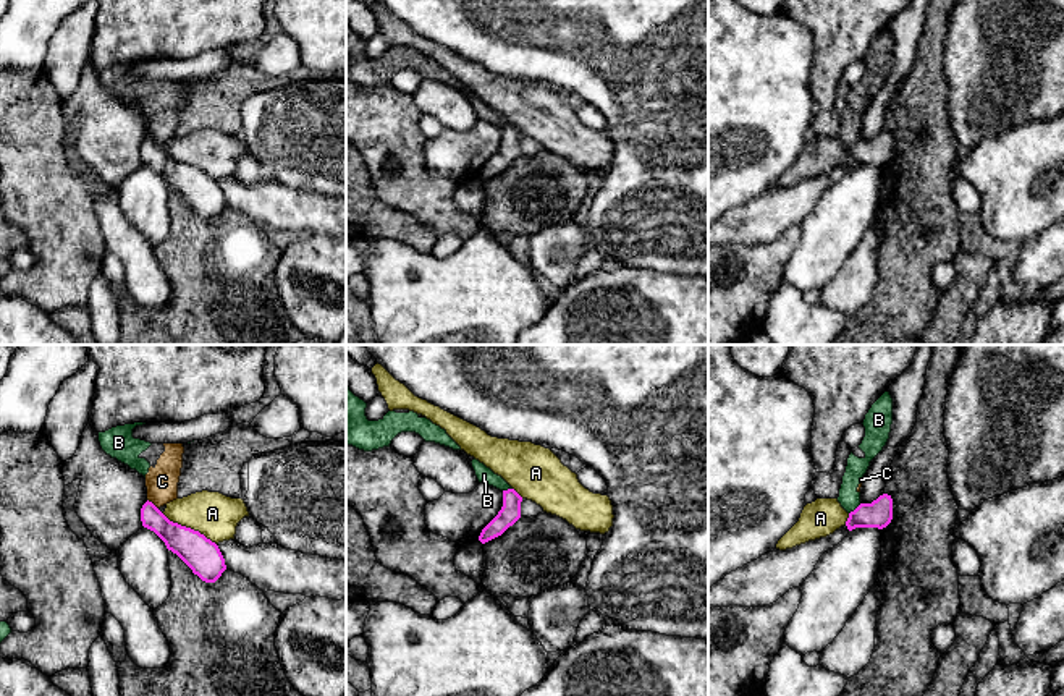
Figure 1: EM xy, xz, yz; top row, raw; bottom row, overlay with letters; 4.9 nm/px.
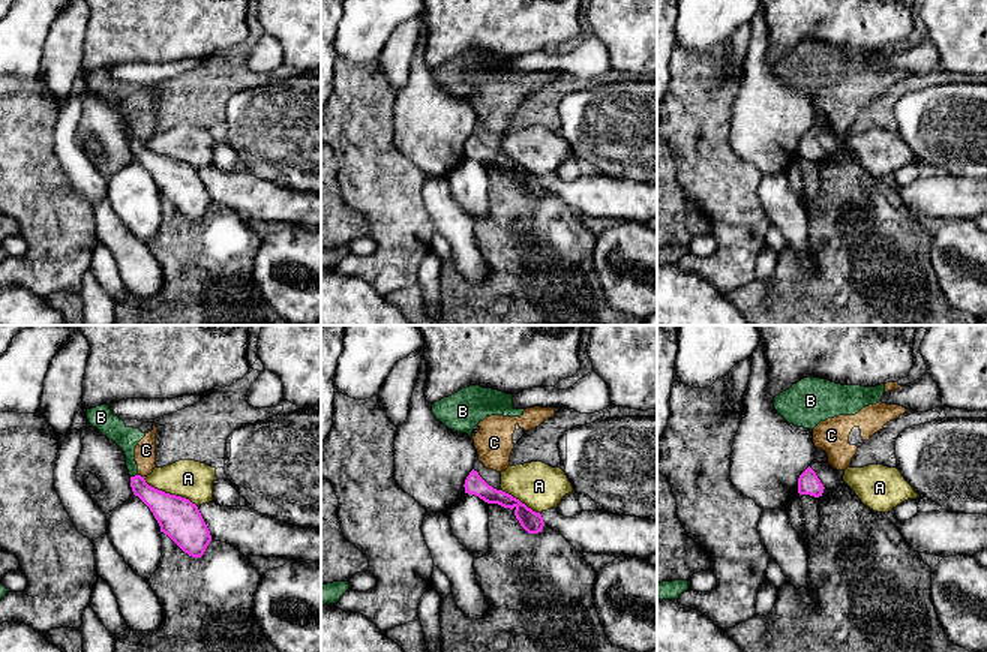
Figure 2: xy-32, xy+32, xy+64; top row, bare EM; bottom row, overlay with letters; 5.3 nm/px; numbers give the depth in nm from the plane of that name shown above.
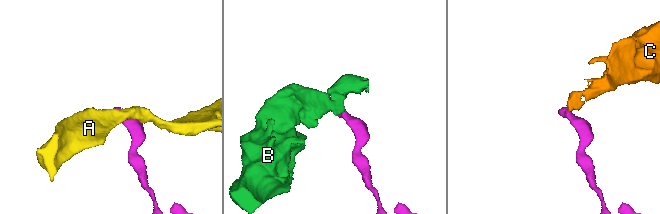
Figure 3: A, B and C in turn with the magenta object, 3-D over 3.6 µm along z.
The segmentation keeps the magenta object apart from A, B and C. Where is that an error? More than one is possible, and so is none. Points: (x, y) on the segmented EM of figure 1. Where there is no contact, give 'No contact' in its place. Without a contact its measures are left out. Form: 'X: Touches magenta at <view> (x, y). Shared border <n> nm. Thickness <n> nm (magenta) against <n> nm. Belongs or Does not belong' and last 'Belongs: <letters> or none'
A: Touches magenta at xy (190, 528). Shared border 320 nm. Thickness 170 nm (magenta) against 220 nm. Does not belong
B: Touches magenta at yz (856, 509). Shared border 80 nm. Thickness 140 nm (magenta) against 110 nm. Does not belong
C: Touches magenta at xy (152, 504). Shared border 80 nm. Thickness 150 nm (magenta) against 160 nm. Does not belong
Belongs: none

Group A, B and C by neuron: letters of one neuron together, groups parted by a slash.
A / B C

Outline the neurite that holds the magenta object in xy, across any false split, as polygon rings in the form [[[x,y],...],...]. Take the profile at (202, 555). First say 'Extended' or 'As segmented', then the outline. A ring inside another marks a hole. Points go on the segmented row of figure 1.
As segmented. [[[152,502],[141,508],[142,526],[154,531],[205,583],[215,583],[226,570],[215,542],[199,531],[170,521]]]

